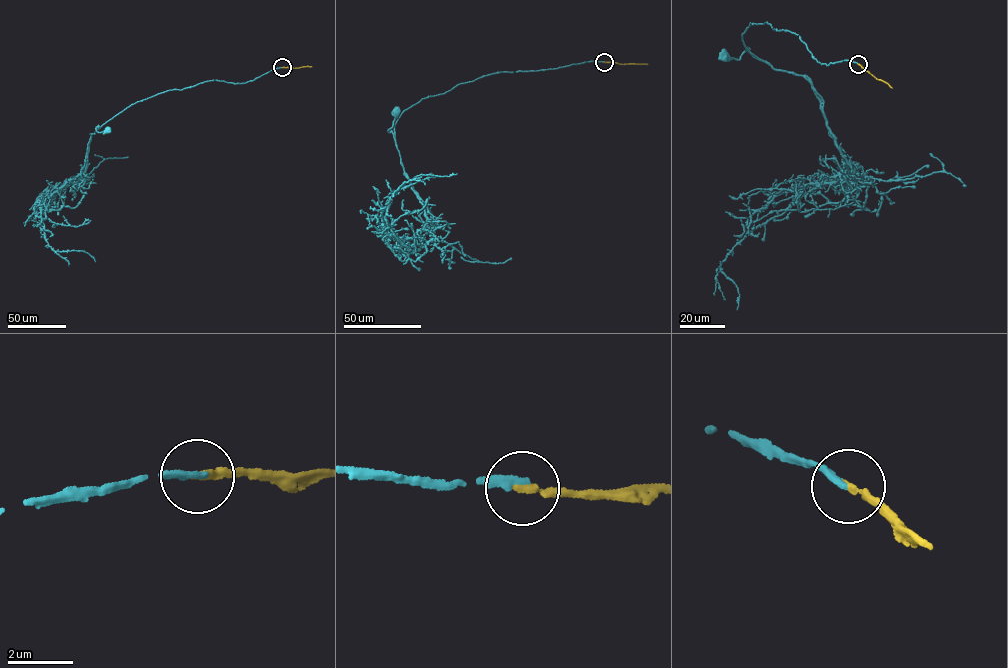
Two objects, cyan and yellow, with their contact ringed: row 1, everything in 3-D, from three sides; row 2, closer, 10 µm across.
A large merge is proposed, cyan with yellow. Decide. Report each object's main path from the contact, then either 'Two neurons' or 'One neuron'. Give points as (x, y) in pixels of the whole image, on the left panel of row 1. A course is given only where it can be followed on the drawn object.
Course of cyan: (282, 67), (245, 83), (216, 80), (156, 94), (130, 105), (96, 128), (98, 132), (107, 131). Course of yellow: (282, 67), (312, 66). One neuron

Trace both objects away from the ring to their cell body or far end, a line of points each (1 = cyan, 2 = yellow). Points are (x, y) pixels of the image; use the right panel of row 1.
1: (858, 64), (821, 64), (800, 36), (766, 22), (742, 34), (757, 59), (747, 47), (739, 59), (723, 56)
2: (858, 64), (892, 88)

